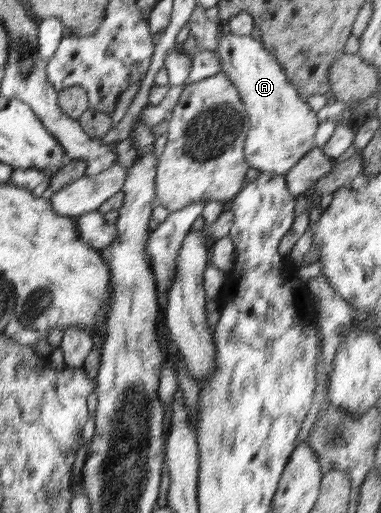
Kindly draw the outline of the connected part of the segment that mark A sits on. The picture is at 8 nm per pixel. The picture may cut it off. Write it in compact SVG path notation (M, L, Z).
M227 22L220 24L224 34L218 31L218 47L214 52L221 58L221 72L237 87L250 120L244 144L245 160L261 173L285 175L315 147L315 133L320 123L317 113L288 81L284 69L276 62L272 51L264 47L262 39L257 40L250 34L233 34Z

